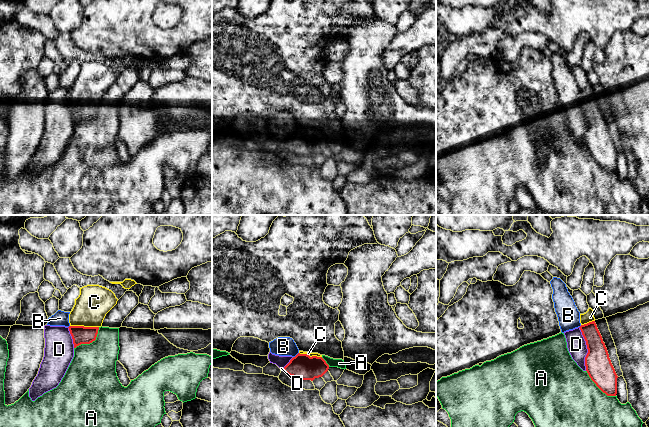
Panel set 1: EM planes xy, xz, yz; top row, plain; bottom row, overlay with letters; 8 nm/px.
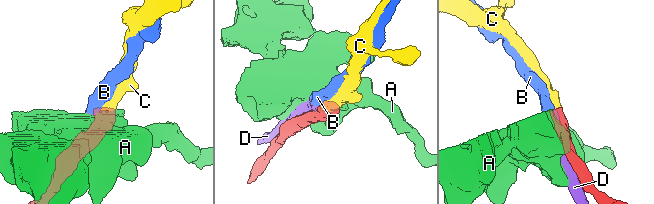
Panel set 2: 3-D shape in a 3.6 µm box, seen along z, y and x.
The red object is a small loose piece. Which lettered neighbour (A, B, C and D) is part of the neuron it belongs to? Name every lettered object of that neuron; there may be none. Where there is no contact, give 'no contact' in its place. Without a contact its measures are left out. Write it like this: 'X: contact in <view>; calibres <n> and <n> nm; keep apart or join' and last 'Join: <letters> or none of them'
A: contact in yz; calibres 200 and 500 nm; keep apart
B: contact in xz; calibres 200 and 160 nm; keep apart
C: contact in xy; calibres 140 and 280 nm; join
D: contact in yz; calibres 200 and 160 nm; keep apart
Join: C

